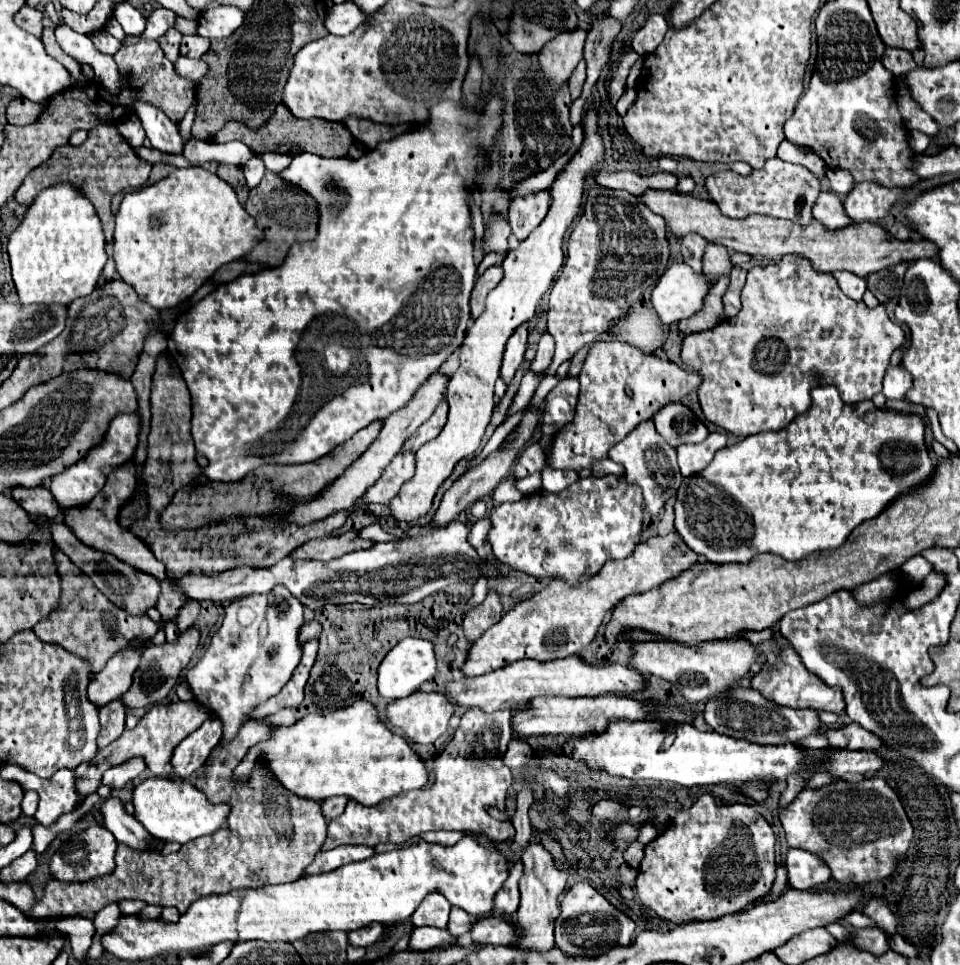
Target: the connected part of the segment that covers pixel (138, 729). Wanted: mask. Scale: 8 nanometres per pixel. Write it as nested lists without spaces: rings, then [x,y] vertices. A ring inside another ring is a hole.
[[[178,701],[168,705],[154,705],[148,711],[134,729],[126,729],[114,743],[110,743],[106,749],[100,749],[98,755],[90,763],[82,763],[76,767],[76,789],[80,791],[80,801],[94,795],[96,789],[102,783],[102,775],[106,769],[120,765],[132,757],[143,757],[148,769],[158,777],[172,775],[172,751],[176,749],[176,743],[186,739],[192,731],[196,731],[204,721],[208,719],[208,711],[200,707],[194,701]]]

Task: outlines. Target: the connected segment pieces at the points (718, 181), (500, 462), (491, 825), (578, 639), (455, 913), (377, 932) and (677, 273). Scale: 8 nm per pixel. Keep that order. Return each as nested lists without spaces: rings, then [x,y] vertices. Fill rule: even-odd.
[[[778,157],[768,159],[766,165],[760,171],[754,171],[748,177],[736,175],[734,171],[726,171],[722,175],[708,177],[708,195],[710,199],[720,207],[720,211],[728,217],[748,217],[752,213],[762,213],[778,219],[788,219],[800,225],[808,225],[812,217],[812,207],[816,203],[816,197],[820,195],[820,179],[812,175],[802,165],[782,161]]]
[[[526,411],[524,417],[522,417],[522,421],[518,423],[518,435],[516,435],[516,439],[510,441],[506,449],[500,447],[500,449],[494,451],[494,453],[484,461],[484,463],[480,463],[478,467],[466,471],[462,477],[458,477],[458,479],[452,483],[452,487],[444,493],[442,503],[440,503],[440,507],[438,507],[438,511],[436,511],[434,519],[432,519],[432,527],[444,527],[448,521],[456,519],[458,513],[462,513],[464,509],[468,509],[470,505],[474,505],[480,497],[484,497],[484,495],[488,495],[490,491],[494,491],[494,487],[496,487],[504,477],[508,477],[508,475],[512,473],[514,459],[516,459],[518,453],[520,453],[520,451],[530,443],[536,425],[538,425],[538,413],[536,413],[536,411]]]
[[[468,709],[466,713],[472,713],[472,715],[462,717],[454,737],[458,739],[458,745],[468,745],[468,747],[458,747],[458,749],[450,747],[440,757],[436,757],[434,759],[434,763],[436,763],[434,781],[428,787],[398,795],[394,799],[380,803],[378,807],[364,807],[362,803],[348,803],[346,811],[328,823],[328,837],[322,845],[322,851],[334,849],[344,843],[356,843],[356,845],[360,843],[360,845],[376,847],[378,843],[390,841],[390,843],[400,845],[400,843],[408,841],[410,837],[426,833],[426,831],[472,831],[472,833],[486,835],[488,839],[492,839],[496,843],[504,843],[504,841],[512,839],[514,837],[512,821],[498,821],[490,815],[492,807],[496,807],[498,811],[506,811],[506,791],[512,783],[512,773],[502,763],[502,755],[504,755],[508,743],[514,739],[514,733],[510,729],[512,713],[510,711],[484,713],[480,709]]]
[[[672,531],[664,537],[656,535],[644,543],[638,543],[630,557],[604,563],[596,575],[578,585],[564,583],[564,579],[552,579],[542,591],[526,601],[520,601],[496,625],[492,625],[474,643],[474,647],[470,647],[462,671],[464,675],[474,677],[496,671],[518,659],[554,661],[574,655],[594,639],[604,615],[612,611],[620,599],[632,593],[646,593],[654,587],[660,587],[662,583],[680,577],[696,563],[698,555],[688,545],[684,545],[676,531]]]
[[[452,907],[446,929],[448,929],[452,935],[458,937],[458,935],[462,935],[462,933],[468,933],[470,925],[472,925],[472,917],[470,917],[466,911],[460,911],[458,907]]]
[[[370,923],[368,927],[362,927],[360,931],[352,931],[348,933],[348,941],[356,947],[368,947],[372,943],[378,941],[378,937],[386,931],[384,923]]]
[[[672,263],[652,289],[650,301],[664,325],[678,323],[700,311],[710,283],[686,263]]]

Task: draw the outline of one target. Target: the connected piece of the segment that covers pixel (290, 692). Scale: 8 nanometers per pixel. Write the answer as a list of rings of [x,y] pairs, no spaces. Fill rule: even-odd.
[[[312,639],[308,645],[304,645],[304,657],[300,661],[300,665],[296,667],[290,683],[284,685],[284,689],[280,691],[280,695],[268,699],[266,703],[258,705],[254,711],[255,717],[261,717],[260,712],[266,713],[266,721],[270,722],[274,713],[278,713],[284,707],[298,707],[304,699],[304,685],[308,681],[308,673],[316,661],[318,655],[318,639]],[[261,709],[261,710],[260,710]]]

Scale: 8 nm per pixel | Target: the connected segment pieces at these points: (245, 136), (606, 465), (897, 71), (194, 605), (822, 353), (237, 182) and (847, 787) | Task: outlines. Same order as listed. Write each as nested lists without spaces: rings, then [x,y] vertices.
[[[278,105],[274,117],[256,133],[244,133],[244,125],[240,125],[240,141],[250,145],[254,153],[294,153],[298,147],[302,151],[310,151],[322,157],[342,157],[348,153],[352,145],[352,133],[340,121],[326,121],[326,119],[296,119],[284,105]]]
[[[604,459],[604,461],[600,461],[600,463],[596,463],[596,465],[592,467],[592,475],[594,475],[594,477],[604,477],[604,475],[624,477],[624,467],[616,465],[616,463],[610,461],[610,459]]]
[[[892,47],[886,49],[886,53],[884,53],[884,57],[882,57],[882,65],[884,65],[888,71],[892,71],[896,77],[906,75],[908,71],[912,71],[912,69],[918,67],[916,61],[912,59],[912,53],[908,53],[908,51],[904,51],[904,49],[892,49]]]
[[[190,600],[190,602],[184,605],[184,607],[180,608],[180,611],[176,617],[176,623],[179,632],[185,631],[194,624],[194,621],[197,619],[200,609],[201,605],[196,600]]]
[[[786,255],[778,263],[772,263],[768,267],[754,267],[754,269],[748,271],[748,279],[746,279],[746,285],[742,289],[742,309],[740,309],[740,313],[732,319],[724,319],[724,323],[718,323],[712,331],[698,331],[698,333],[686,335],[684,345],[682,345],[682,361],[686,363],[686,367],[690,367],[690,369],[694,369],[702,375],[702,385],[698,387],[698,399],[700,399],[700,407],[702,407],[706,419],[712,421],[714,425],[726,429],[728,433],[748,437],[748,435],[754,435],[754,433],[780,431],[782,427],[786,427],[796,415],[800,415],[808,409],[810,389],[814,389],[814,387],[824,387],[824,385],[838,387],[840,397],[844,399],[844,403],[858,403],[858,401],[872,399],[876,393],[882,391],[882,379],[884,379],[884,373],[886,373],[886,367],[888,367],[888,359],[902,343],[904,343],[904,331],[898,323],[894,323],[888,317],[884,305],[878,305],[876,309],[870,309],[870,307],[864,305],[864,301],[850,299],[848,295],[842,293],[842,289],[838,287],[836,279],[830,273],[814,271],[808,259]]]
[[[218,165],[216,175],[234,187],[234,191],[236,191],[240,203],[246,201],[246,197],[248,197],[248,187],[246,187],[246,183],[244,183],[244,173],[242,173],[240,167],[236,167],[236,165]]]
[[[880,777],[862,779],[860,783],[834,781],[822,789],[804,789],[790,805],[780,807],[778,815],[786,831],[788,845],[818,855],[830,867],[832,877],[844,885],[858,885],[888,877],[894,871],[894,865],[906,855],[912,839],[912,825],[900,799]]]

